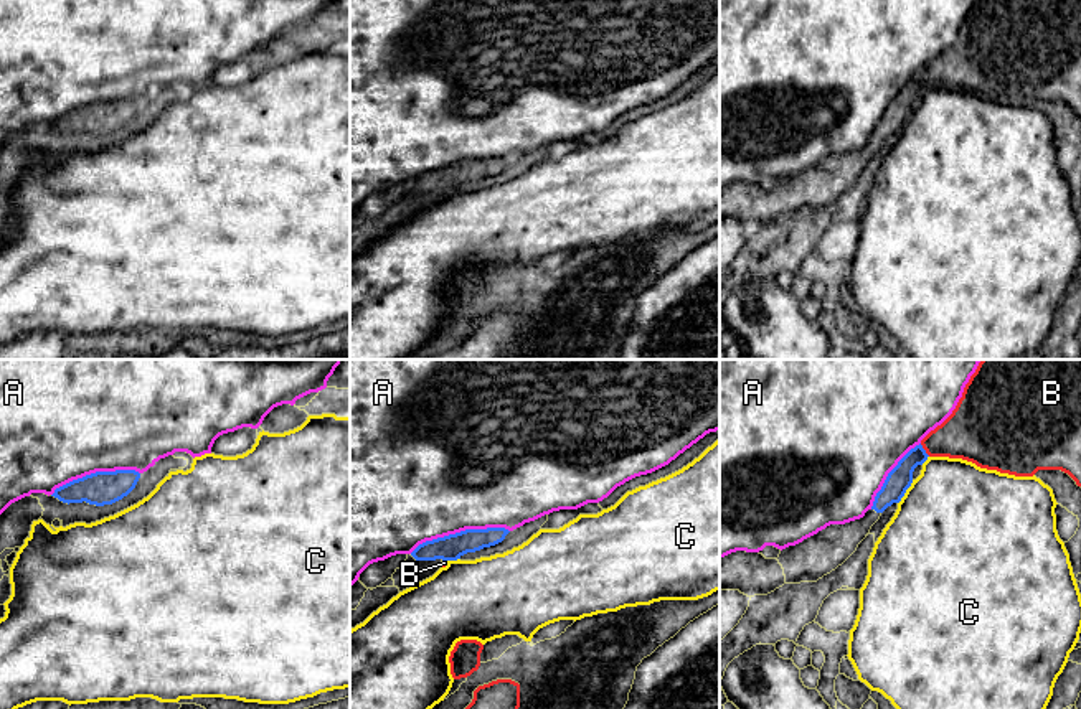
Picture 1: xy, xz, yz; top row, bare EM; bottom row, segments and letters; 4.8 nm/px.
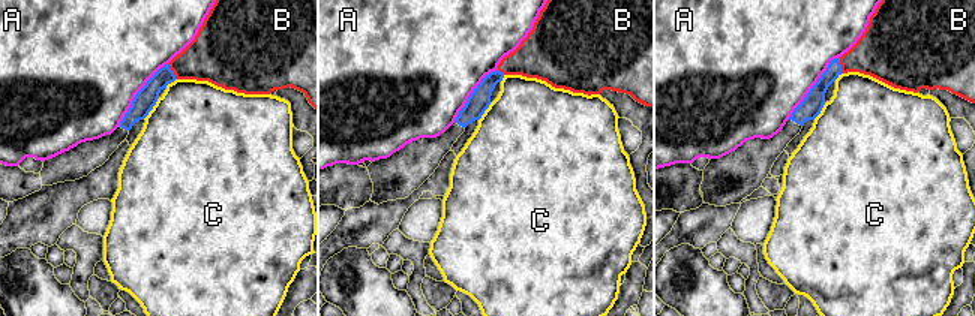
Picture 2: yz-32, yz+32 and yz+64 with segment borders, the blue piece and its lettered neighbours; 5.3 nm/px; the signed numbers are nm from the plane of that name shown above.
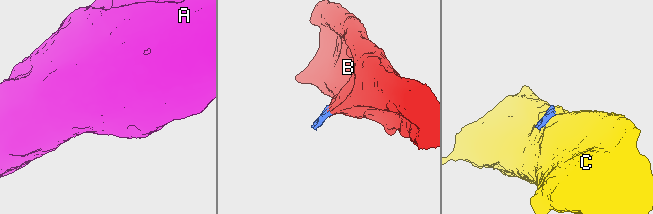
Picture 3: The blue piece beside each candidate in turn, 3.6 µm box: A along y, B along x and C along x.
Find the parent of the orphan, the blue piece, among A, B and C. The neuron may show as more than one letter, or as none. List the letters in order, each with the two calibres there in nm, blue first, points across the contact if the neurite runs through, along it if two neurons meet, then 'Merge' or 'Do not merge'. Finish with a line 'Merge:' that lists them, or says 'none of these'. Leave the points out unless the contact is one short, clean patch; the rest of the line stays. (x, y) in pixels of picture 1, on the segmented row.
A: Thickness 130 nm (blue) against 500 nm. Do not merge
B: Thickness 120 nm (blue) against 280 nm. Merge
C: Thickness 120 nm (blue) against 500 nm. Boundary: yz (913, 480), (898, 503). Do not merge
Merge: B

